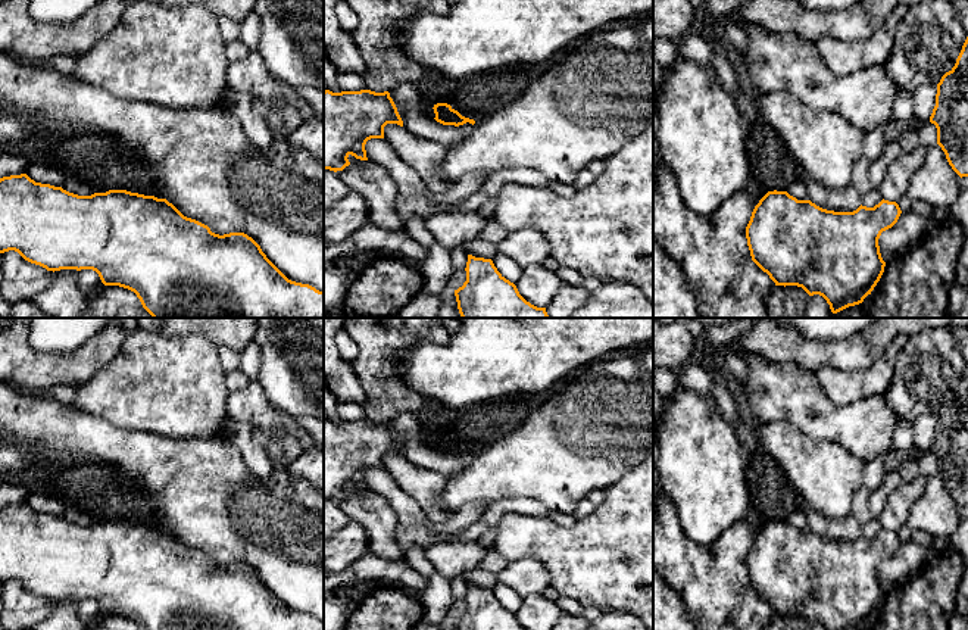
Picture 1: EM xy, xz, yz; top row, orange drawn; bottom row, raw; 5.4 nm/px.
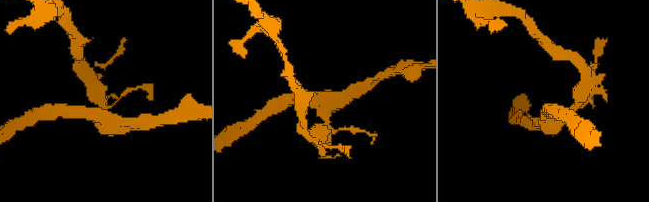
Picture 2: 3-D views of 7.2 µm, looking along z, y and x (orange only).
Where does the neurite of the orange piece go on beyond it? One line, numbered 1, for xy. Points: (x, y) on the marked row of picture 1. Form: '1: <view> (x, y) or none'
1: none

